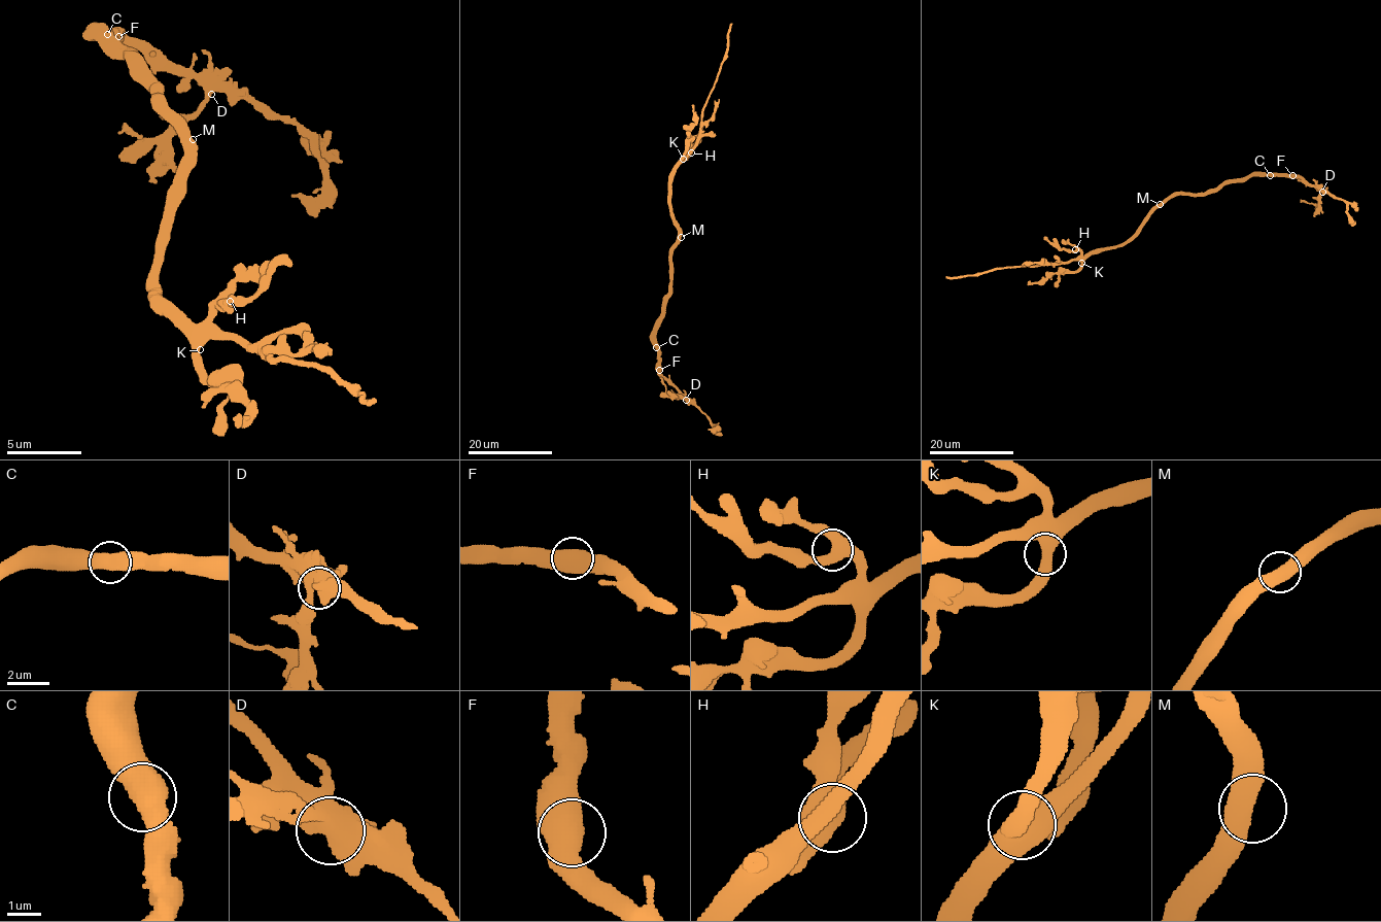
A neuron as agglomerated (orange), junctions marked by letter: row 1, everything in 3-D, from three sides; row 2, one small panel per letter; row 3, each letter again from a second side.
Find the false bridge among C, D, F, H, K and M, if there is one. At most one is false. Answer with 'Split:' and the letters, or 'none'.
Split: none

